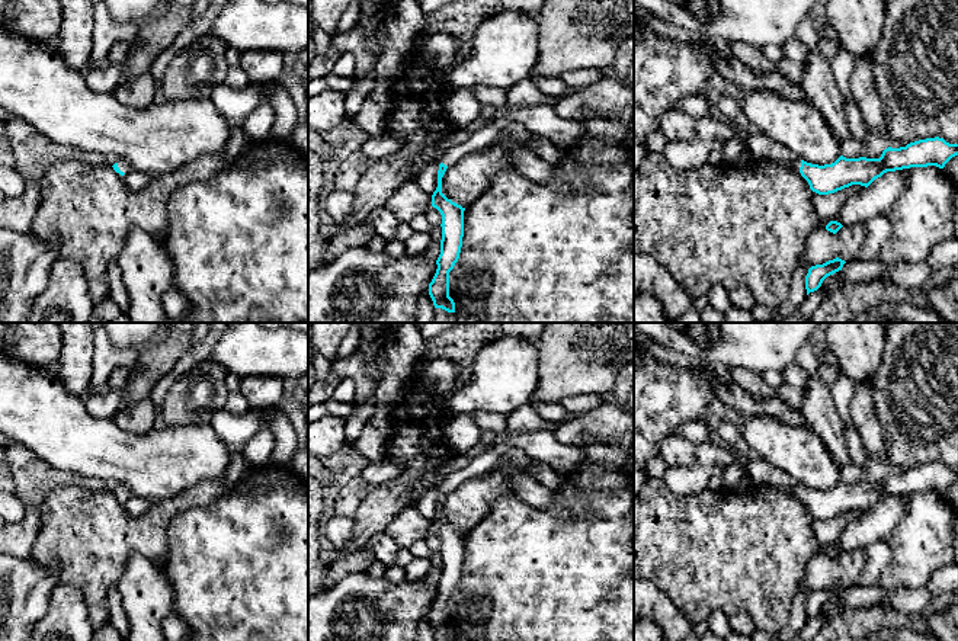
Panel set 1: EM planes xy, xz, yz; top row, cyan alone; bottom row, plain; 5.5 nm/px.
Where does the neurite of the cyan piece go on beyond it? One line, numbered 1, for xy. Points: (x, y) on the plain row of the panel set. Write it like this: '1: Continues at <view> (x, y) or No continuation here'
1: Continues at xy (122, 490)

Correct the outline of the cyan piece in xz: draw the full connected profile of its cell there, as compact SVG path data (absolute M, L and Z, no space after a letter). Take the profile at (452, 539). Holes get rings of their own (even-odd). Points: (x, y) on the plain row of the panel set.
M551 430L520 432L509 440L493 446L475 456L464 468L446 474L439 485L438 513L432 520L432 532L442 541L440 580L436 586L438 594L429 609L429 621L435 634L455 638L455 628L449 622L449 597L459 584L464 563L464 536L442 519L442 503L446 494L467 480L487 472L512 448L520 448L529 461L539 461L552 467L558 474L567 477L586 459L584 448L560 443Z

